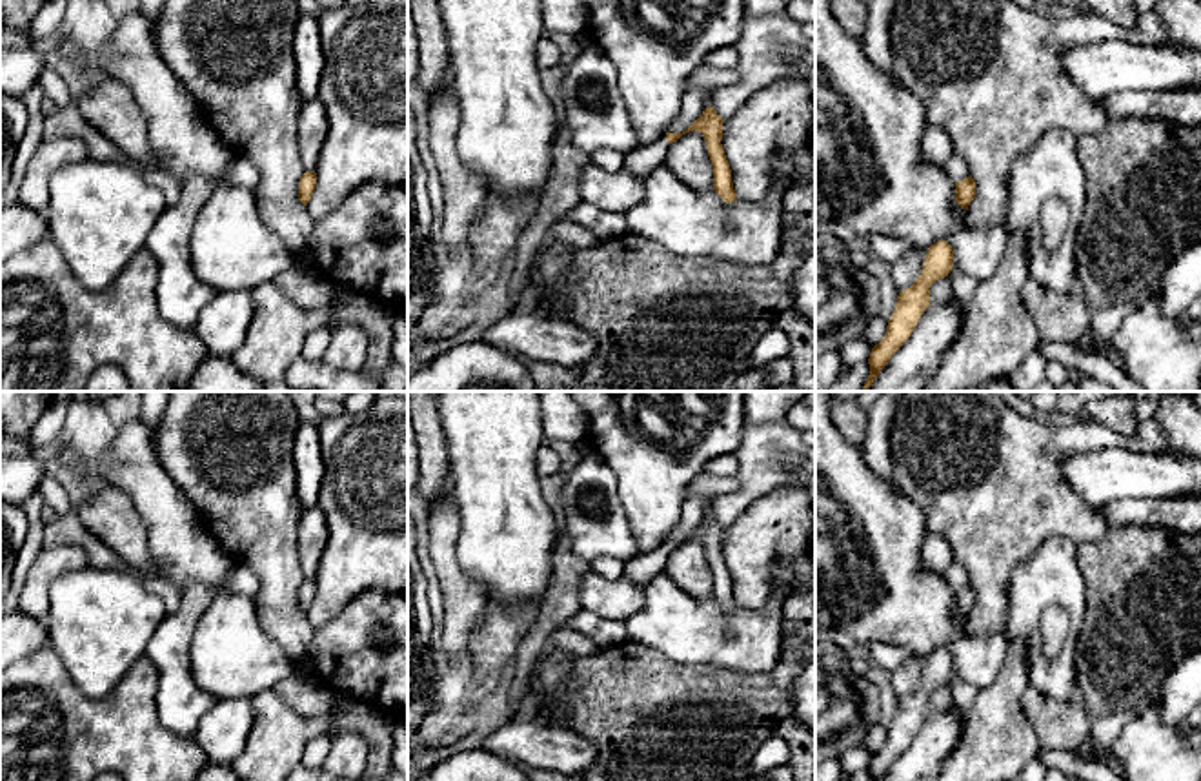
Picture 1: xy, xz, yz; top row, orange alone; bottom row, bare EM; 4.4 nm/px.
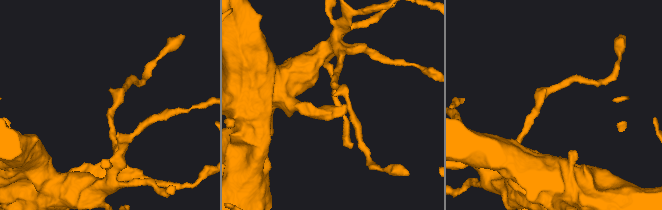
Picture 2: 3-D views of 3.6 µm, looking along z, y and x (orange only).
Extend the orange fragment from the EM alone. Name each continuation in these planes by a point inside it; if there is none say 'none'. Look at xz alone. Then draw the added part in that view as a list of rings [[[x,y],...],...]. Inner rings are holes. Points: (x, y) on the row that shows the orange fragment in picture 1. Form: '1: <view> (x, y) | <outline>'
1: xz (641, 162) | [[[662,135],[651,146],[624,155],[622,169],[644,180],[659,164],[664,162],[668,147],[670,142],[666,140],[666,135]]]

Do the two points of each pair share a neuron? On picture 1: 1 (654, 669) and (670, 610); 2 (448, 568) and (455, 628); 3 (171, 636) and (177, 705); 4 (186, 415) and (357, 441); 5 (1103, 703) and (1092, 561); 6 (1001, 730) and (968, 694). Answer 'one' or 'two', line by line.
1: two
2: one
3: one
4: two
5: one
6: two

